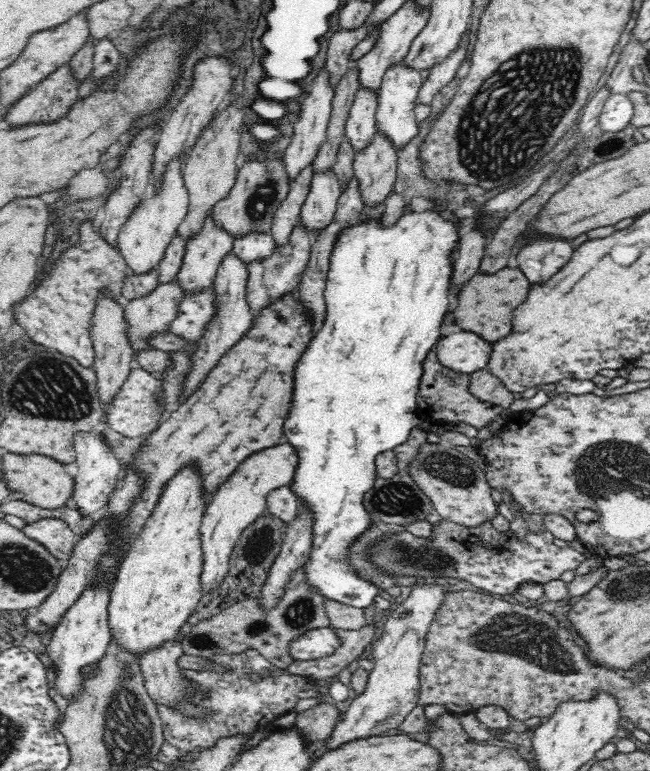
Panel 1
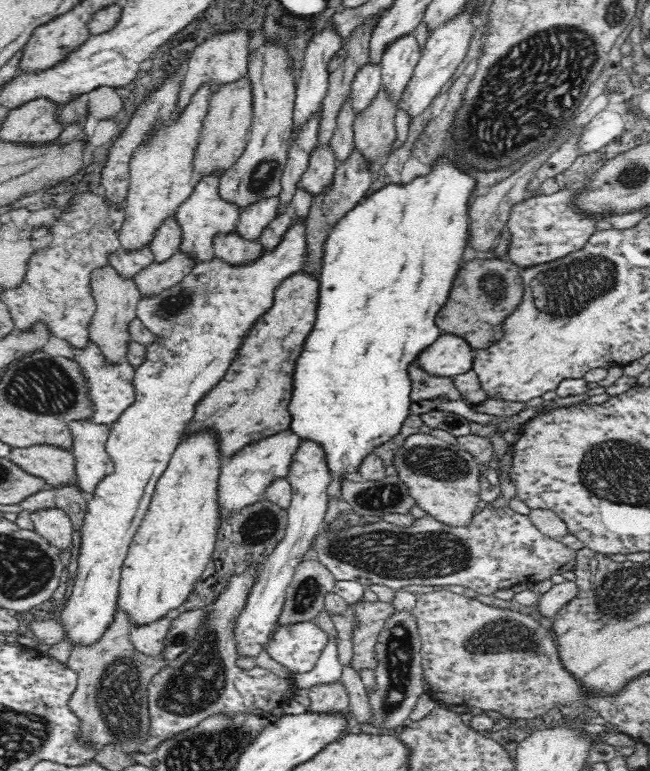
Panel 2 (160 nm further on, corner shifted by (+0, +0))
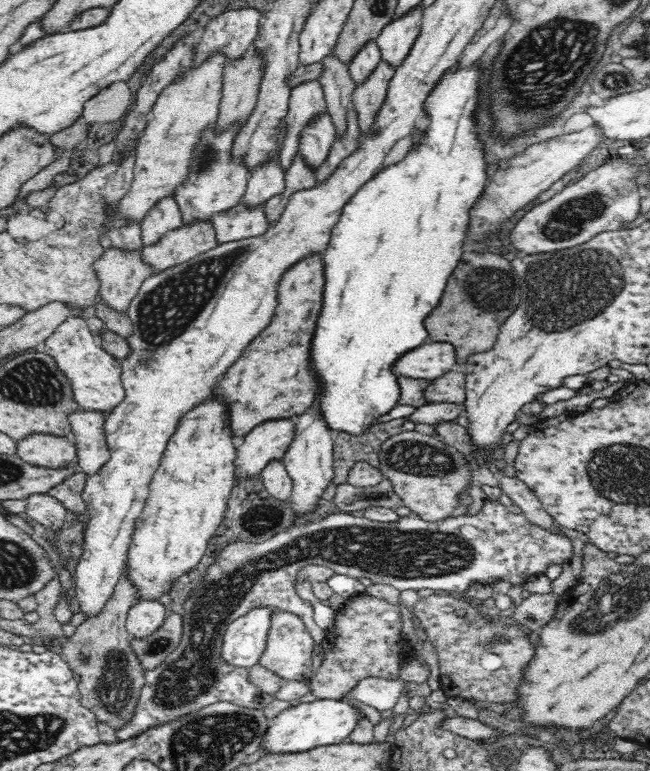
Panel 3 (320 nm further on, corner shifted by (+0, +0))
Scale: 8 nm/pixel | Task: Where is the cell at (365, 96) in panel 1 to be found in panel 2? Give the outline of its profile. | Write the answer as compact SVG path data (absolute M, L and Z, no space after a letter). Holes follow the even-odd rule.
M370 60L356 72L350 94L355 112L364 110L368 102L372 102L372 96L376 96L380 88L381 77L381 63L374 64Z

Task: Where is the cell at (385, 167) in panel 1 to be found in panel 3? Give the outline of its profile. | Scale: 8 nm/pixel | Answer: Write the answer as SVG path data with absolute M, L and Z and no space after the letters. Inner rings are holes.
M382 59L377 63L376 68L370 72L370 76L364 82L357 83L351 97L351 105L358 113L360 119L360 131L368 133L376 119L376 112L384 104L388 82L395 72L395 67Z

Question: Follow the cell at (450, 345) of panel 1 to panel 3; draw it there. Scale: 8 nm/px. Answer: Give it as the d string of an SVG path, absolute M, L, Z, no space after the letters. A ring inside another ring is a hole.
M425 342L404 353L395 364L392 373L396 377L434 380L454 368L456 355L450 343Z

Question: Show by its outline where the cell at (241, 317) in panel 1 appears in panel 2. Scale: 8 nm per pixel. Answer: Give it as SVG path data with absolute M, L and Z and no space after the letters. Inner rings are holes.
M236 228L230 232L218 232L212 242L215 256L232 265L244 265L248 260L256 260L256 256L263 252L262 243L258 238L242 238Z

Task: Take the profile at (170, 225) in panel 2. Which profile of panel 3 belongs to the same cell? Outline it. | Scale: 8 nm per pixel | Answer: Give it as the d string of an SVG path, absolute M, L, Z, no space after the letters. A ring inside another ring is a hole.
M168 194L160 198L140 221L142 242L144 246L160 240L164 232L177 229L183 225L183 216L176 202L175 195Z

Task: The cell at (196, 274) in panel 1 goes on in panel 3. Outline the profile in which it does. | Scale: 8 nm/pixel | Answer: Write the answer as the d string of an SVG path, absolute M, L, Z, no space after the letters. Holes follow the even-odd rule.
M233 123L224 131L218 129L218 125L209 125L198 136L190 166L188 166L188 176L182 180L174 192L176 202L183 216L183 225L193 223L192 220L209 220L216 212L228 210L240 202L245 193L250 170L243 161L243 156L237 156L232 152L235 136L239 134L242 125Z

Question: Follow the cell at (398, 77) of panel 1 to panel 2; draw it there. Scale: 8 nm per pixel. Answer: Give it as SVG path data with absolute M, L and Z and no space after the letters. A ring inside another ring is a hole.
M412 32L392 41L381 57L381 82L396 103L421 58L421 49Z

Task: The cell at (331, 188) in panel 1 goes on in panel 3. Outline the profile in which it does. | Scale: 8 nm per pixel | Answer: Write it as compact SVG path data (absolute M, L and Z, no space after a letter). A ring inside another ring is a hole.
M322 110L319 116L306 124L300 132L299 154L312 168L316 169L328 156L337 136L332 117L327 110Z

